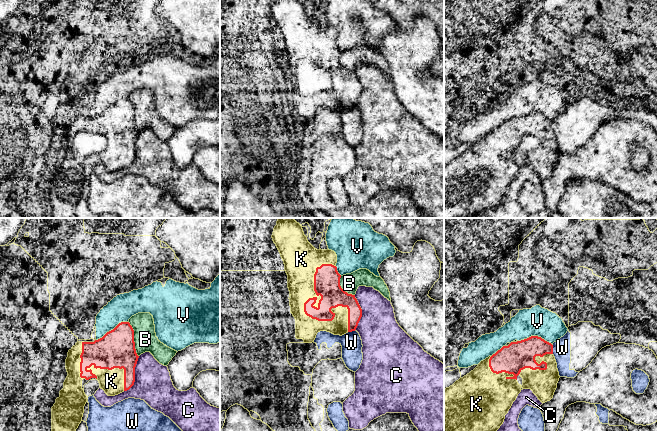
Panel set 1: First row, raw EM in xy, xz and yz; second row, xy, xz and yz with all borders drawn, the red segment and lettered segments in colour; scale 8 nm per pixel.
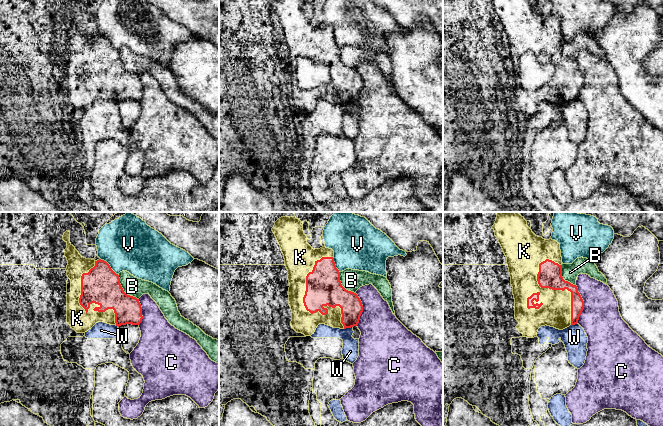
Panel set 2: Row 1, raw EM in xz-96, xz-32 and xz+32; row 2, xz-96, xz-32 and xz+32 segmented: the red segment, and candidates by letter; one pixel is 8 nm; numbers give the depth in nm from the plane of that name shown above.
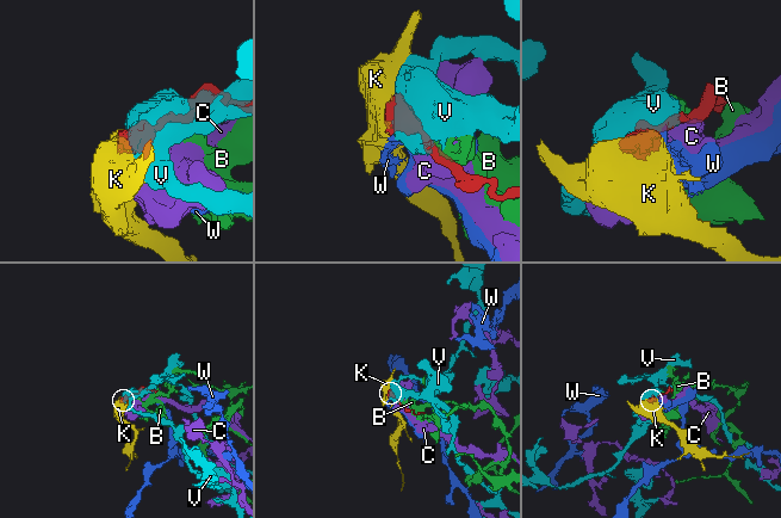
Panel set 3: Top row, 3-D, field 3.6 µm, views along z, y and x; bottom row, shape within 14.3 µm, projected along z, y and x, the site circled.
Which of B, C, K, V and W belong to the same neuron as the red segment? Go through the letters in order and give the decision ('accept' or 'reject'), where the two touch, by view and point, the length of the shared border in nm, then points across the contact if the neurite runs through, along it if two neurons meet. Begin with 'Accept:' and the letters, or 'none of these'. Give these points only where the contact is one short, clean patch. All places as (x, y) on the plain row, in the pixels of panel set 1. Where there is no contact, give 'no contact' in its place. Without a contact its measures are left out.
Accept: K
B: reject; contact xy (133, 115); length 300 nm
C: reject; contact xy (134, 151); length 320 nm
K: accept; contact xz (315, 94); length 600 nm
V: reject; contact yz (534, 112); length 280 nm
W: reject; contact yz (552, 125); length 80 nm; border yz (551, 120), (553, 129)

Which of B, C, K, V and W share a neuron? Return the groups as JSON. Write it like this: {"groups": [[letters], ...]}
{"groups": [["B"], ["C"], ["K"], ["V"], ["W"]]}

